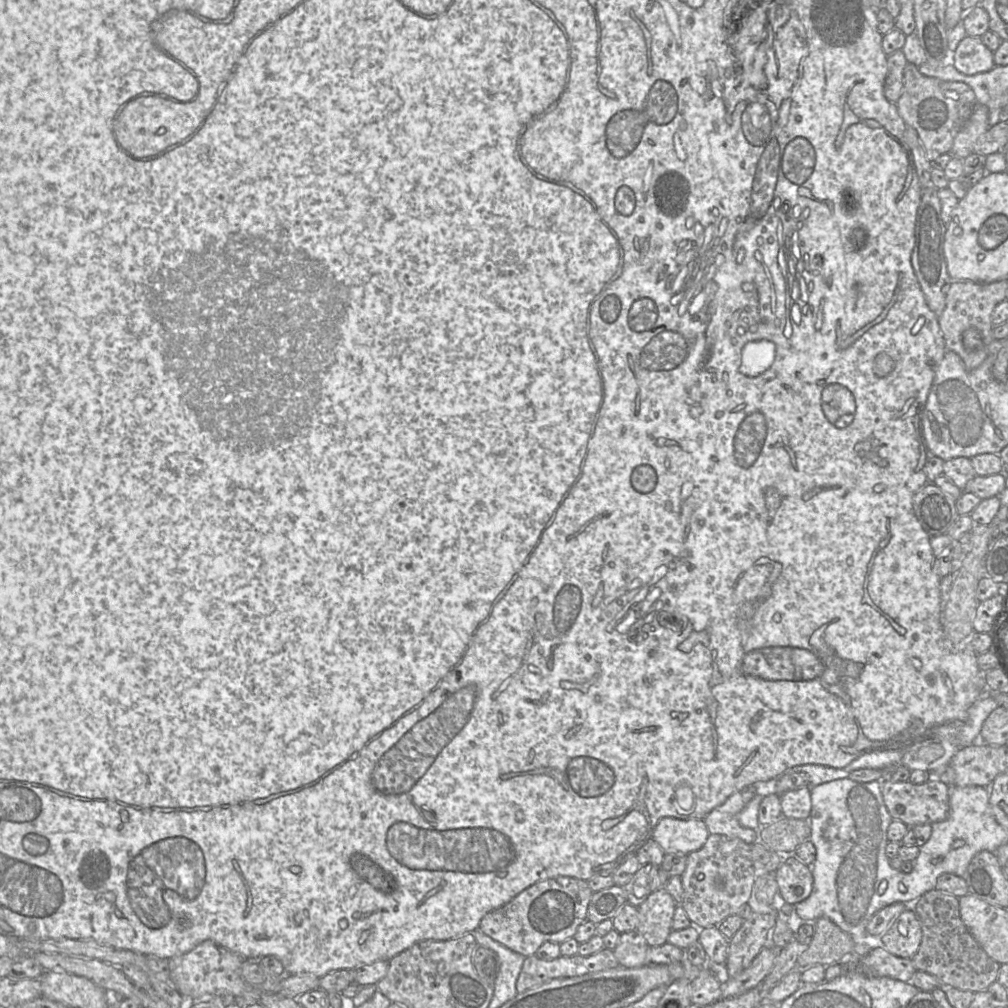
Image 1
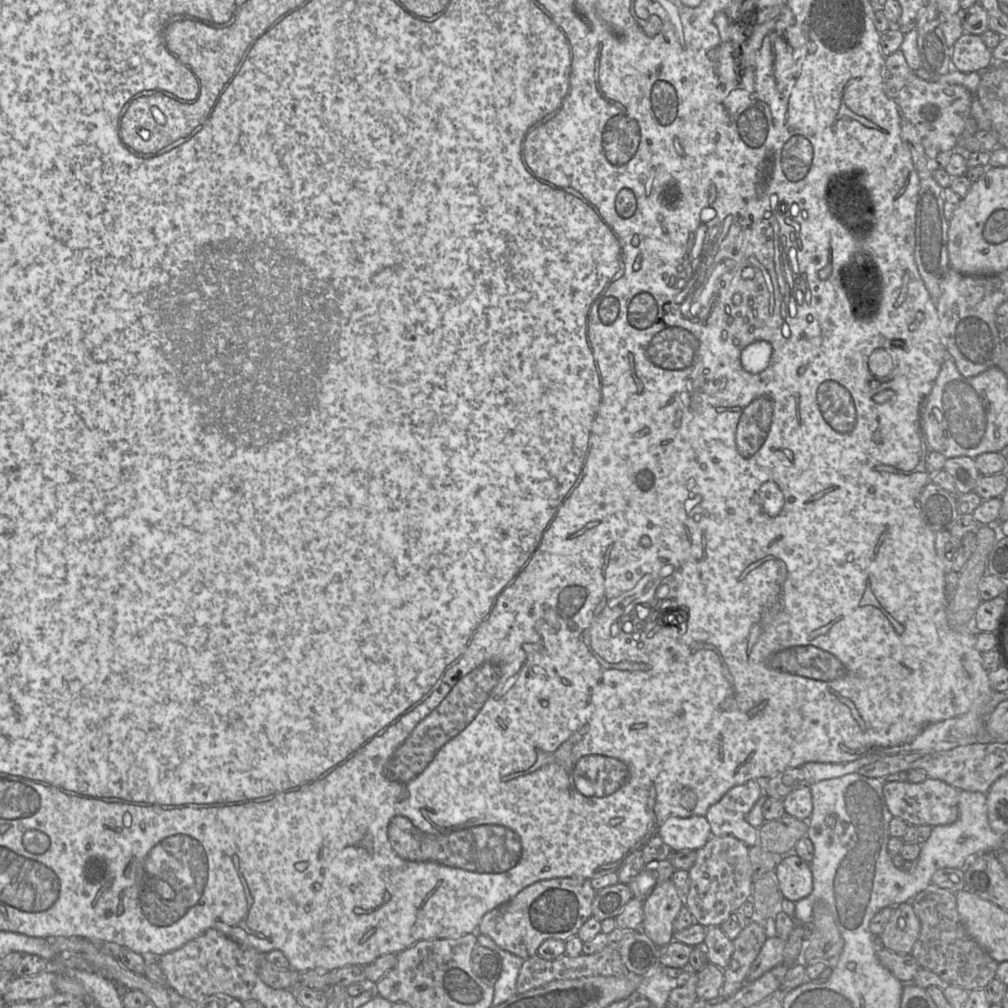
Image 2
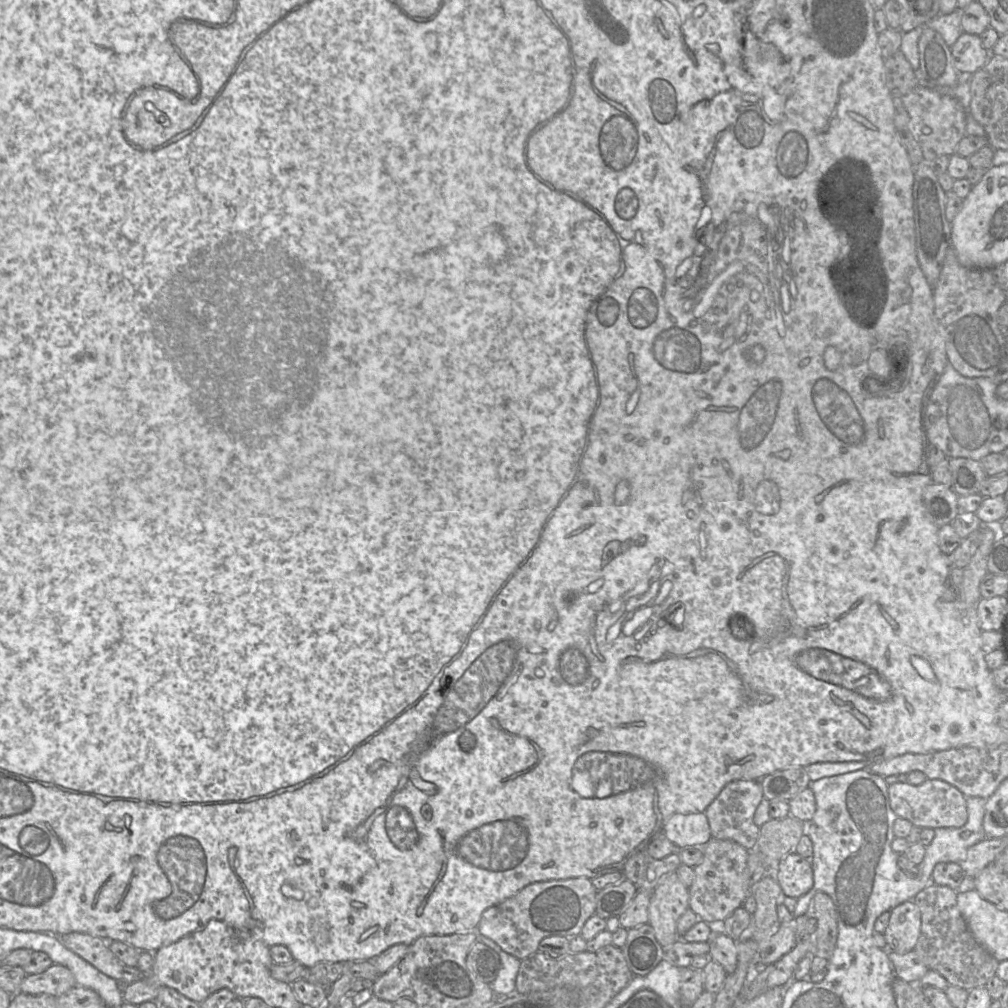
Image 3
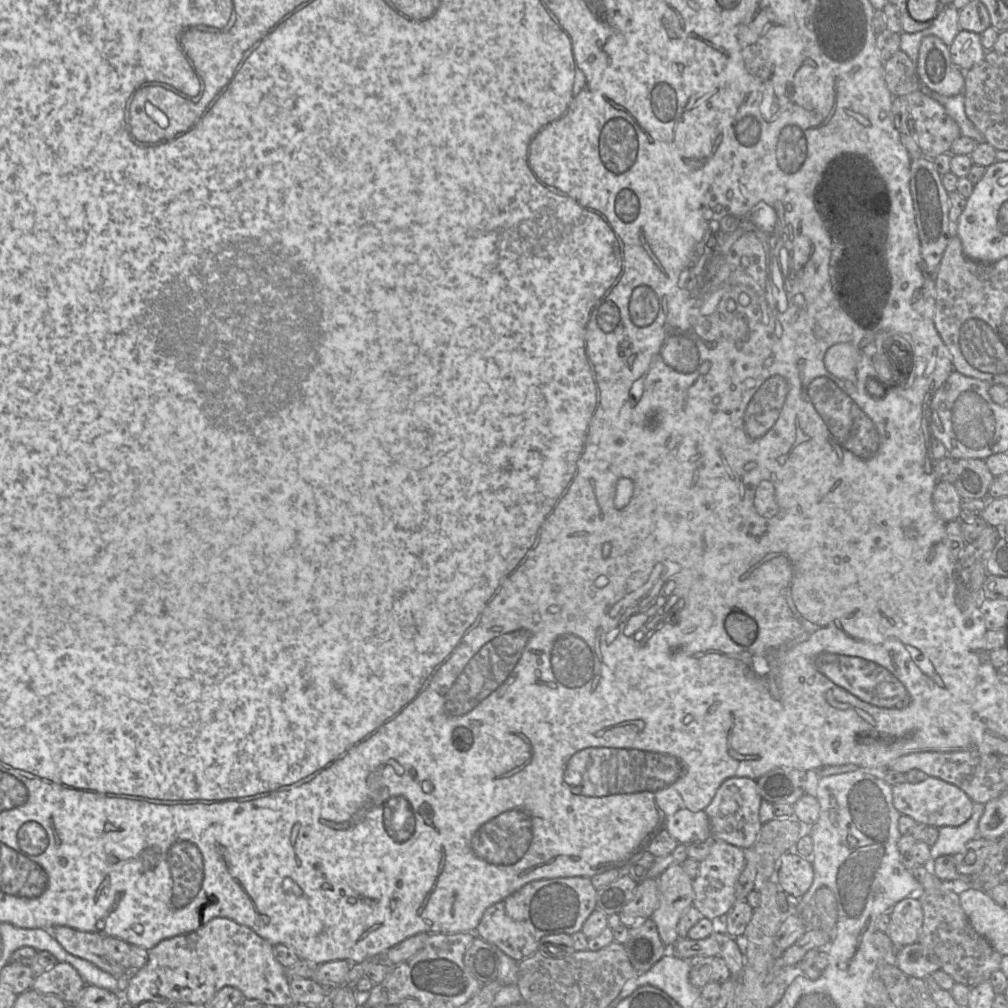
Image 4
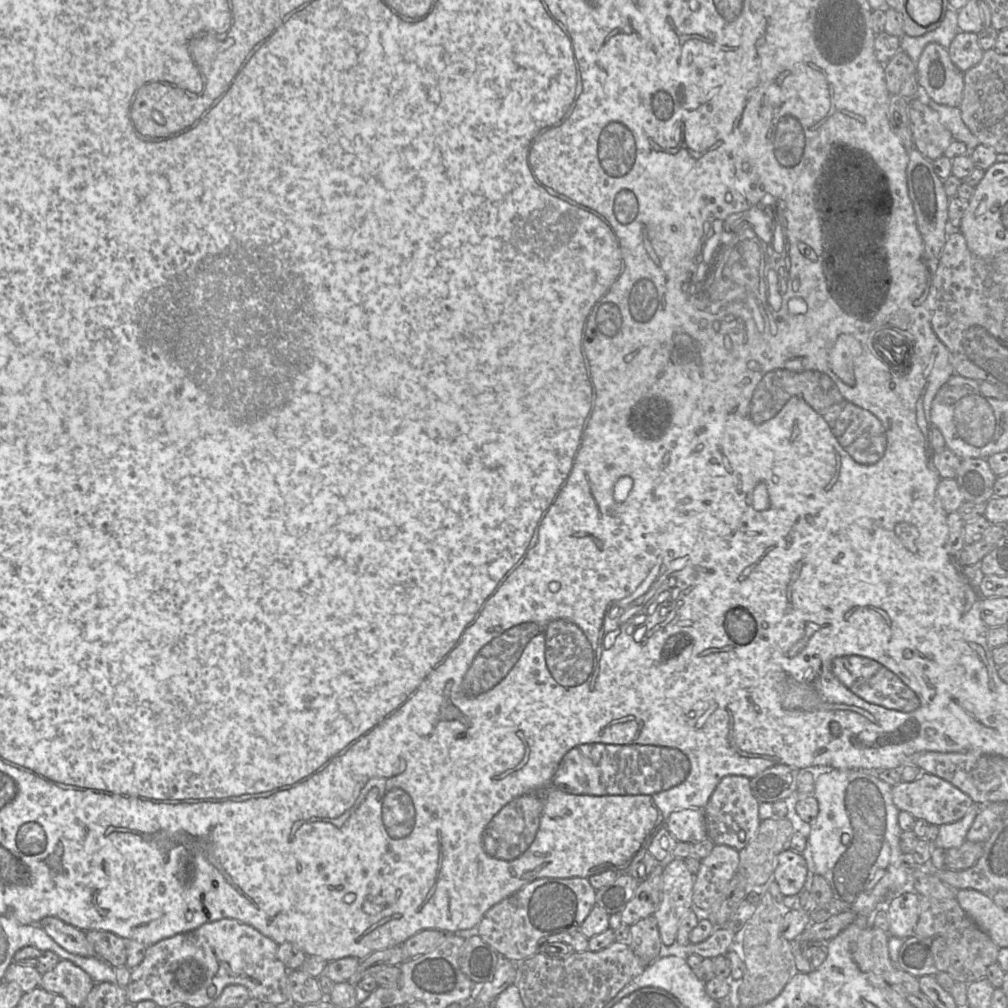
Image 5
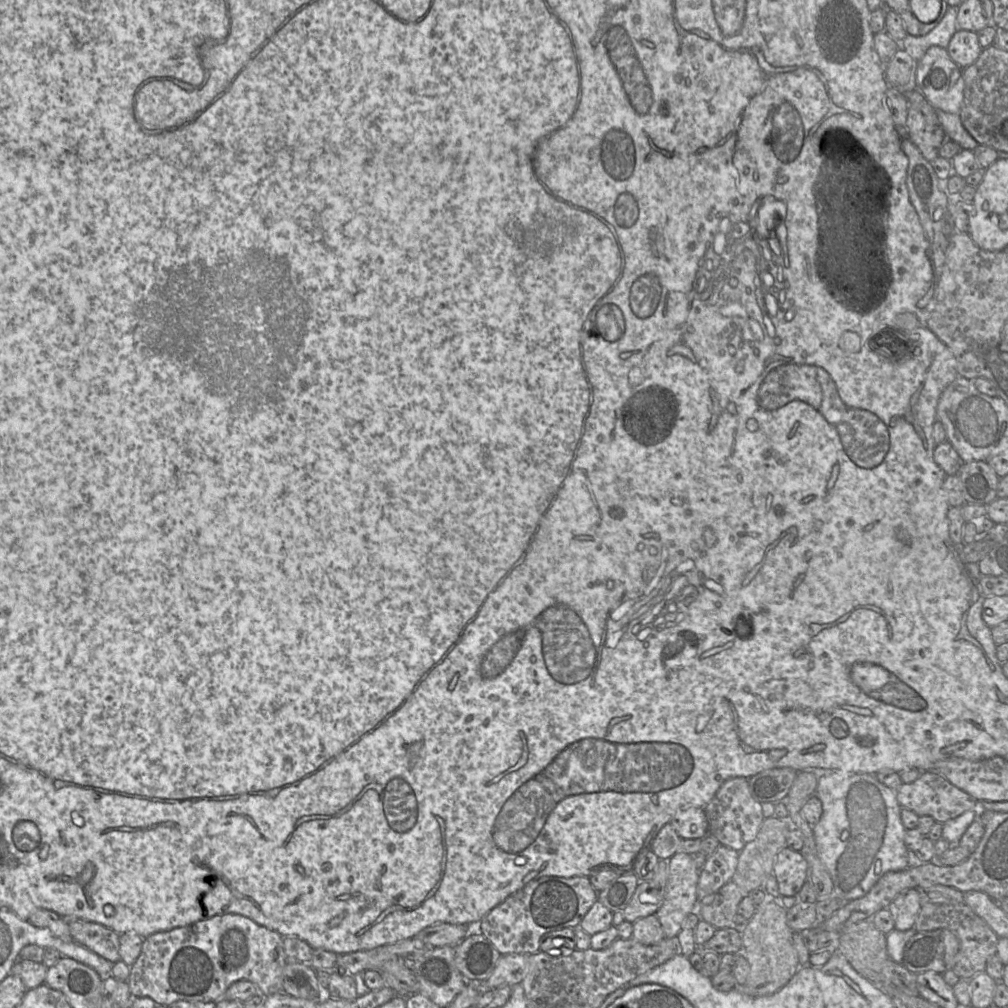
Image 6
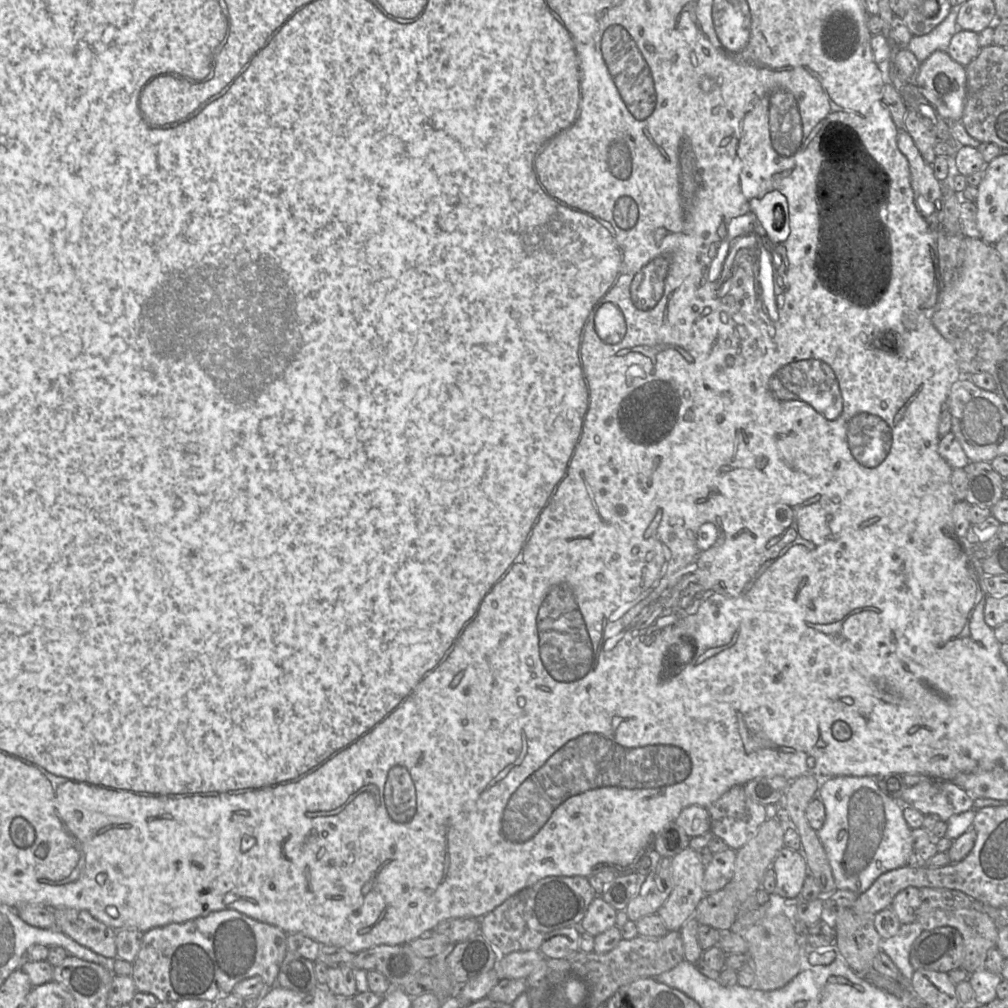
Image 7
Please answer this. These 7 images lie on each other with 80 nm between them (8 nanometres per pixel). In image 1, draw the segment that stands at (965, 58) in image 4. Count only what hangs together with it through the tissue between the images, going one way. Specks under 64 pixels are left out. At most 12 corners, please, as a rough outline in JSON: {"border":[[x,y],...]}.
{"border":[[966,35],[953,66],[964,75],[988,72],[993,52],[981,37]]}

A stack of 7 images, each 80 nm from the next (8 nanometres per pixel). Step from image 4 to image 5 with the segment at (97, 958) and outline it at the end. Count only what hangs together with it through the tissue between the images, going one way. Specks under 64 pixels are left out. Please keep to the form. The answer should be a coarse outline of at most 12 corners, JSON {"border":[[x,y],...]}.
{"border":[[56,917],[39,925],[63,949],[97,957],[86,932]]}

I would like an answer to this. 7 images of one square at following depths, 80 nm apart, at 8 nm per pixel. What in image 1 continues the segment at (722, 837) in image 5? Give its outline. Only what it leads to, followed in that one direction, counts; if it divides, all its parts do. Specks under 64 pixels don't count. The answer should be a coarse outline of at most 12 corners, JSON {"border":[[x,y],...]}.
{"border":[[750,786],[729,796],[703,819],[710,834],[749,845],[759,830],[743,827],[738,814],[759,792]]}

